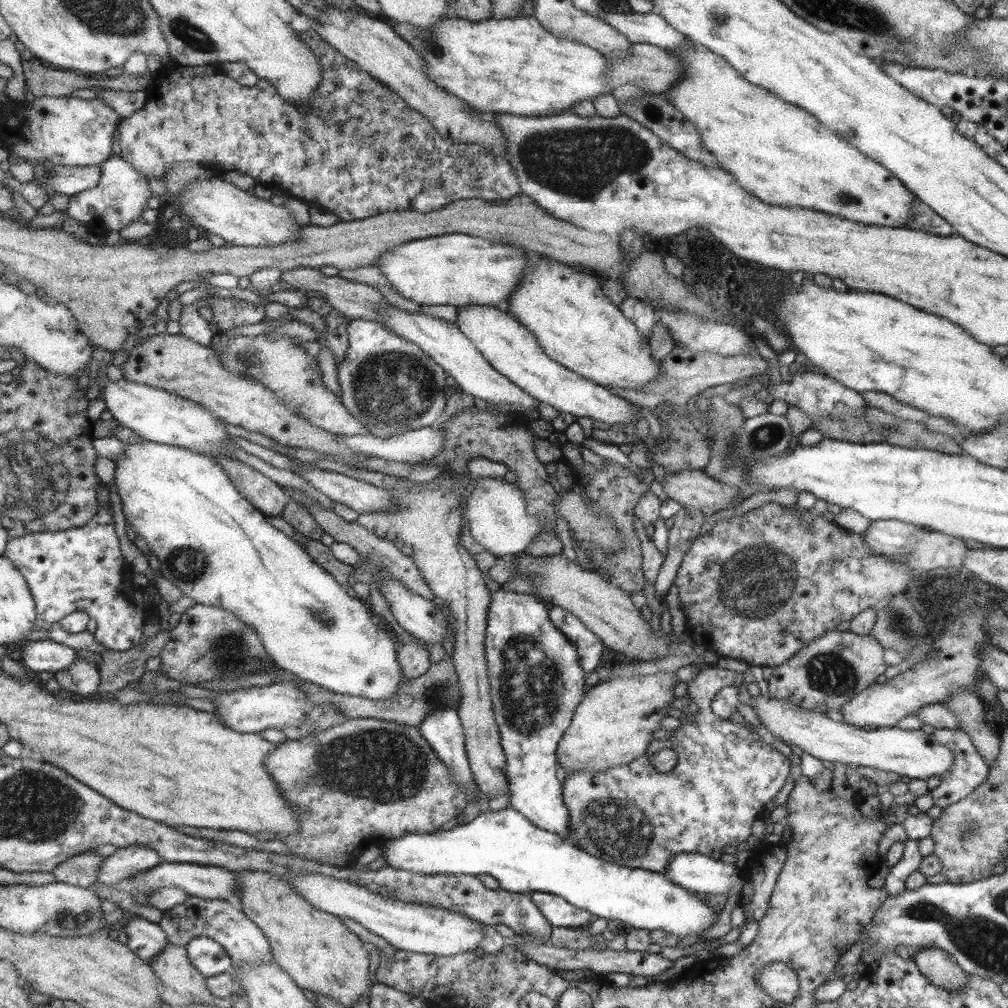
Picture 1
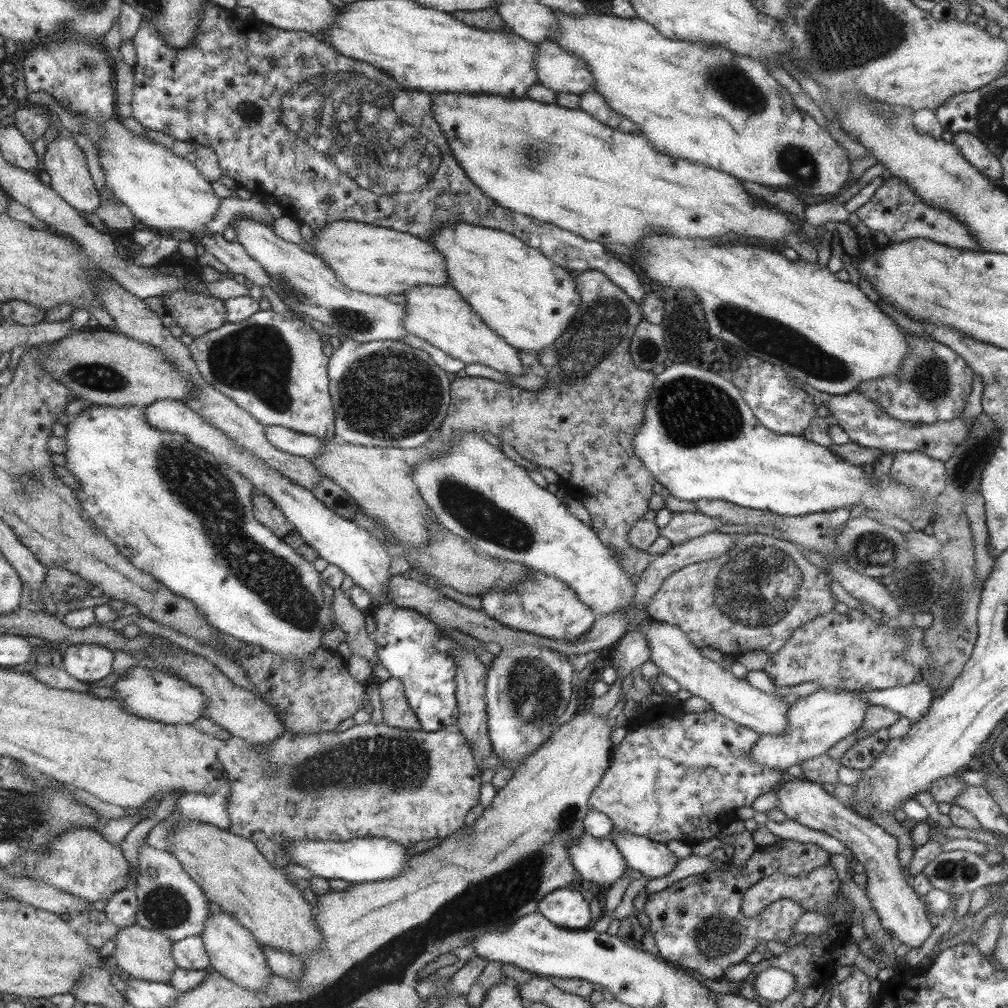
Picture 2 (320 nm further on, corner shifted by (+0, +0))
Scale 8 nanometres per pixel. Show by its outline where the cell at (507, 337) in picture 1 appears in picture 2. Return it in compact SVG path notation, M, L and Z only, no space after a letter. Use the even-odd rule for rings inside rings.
M418 284L406 290L402 295L405 300L403 329L407 335L424 340L447 356L461 361L465 366L480 364L506 376L521 374L523 367L517 359L516 349L487 328L475 310L471 309L471 305L463 301L463 296L455 292L455 289L447 284Z

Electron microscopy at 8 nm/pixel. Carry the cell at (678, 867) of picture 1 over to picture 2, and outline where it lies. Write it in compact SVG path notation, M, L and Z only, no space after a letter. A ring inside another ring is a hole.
M619 831L619 834L608 837L608 840L614 842L626 866L649 879L669 874L677 862L677 858L667 850L667 846L647 840L645 836Z

